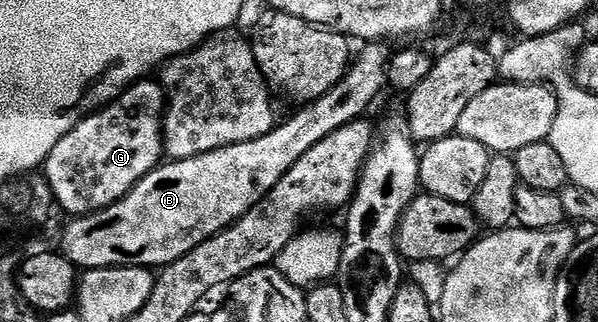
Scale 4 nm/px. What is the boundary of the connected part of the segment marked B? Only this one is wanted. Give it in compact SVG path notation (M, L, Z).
M370 42L365 45L362 53L357 53L346 76L328 94L320 97L312 104L307 104L284 124L279 123L274 131L248 142L233 144L220 150L212 150L208 154L193 156L187 160L170 160L163 162L149 172L139 184L126 195L123 200L108 206L99 212L87 216L79 216L69 221L66 233L62 236L60 252L75 265L78 270L92 268L149 268L161 270L168 264L174 264L184 258L196 246L208 242L212 237L219 236L232 227L244 214L248 214L264 197L272 191L324 138L328 138L340 126L348 126L353 120L361 120L366 111L378 100L382 91L387 91L388 81L386 69L390 67L392 57L391 45L386 42Z

